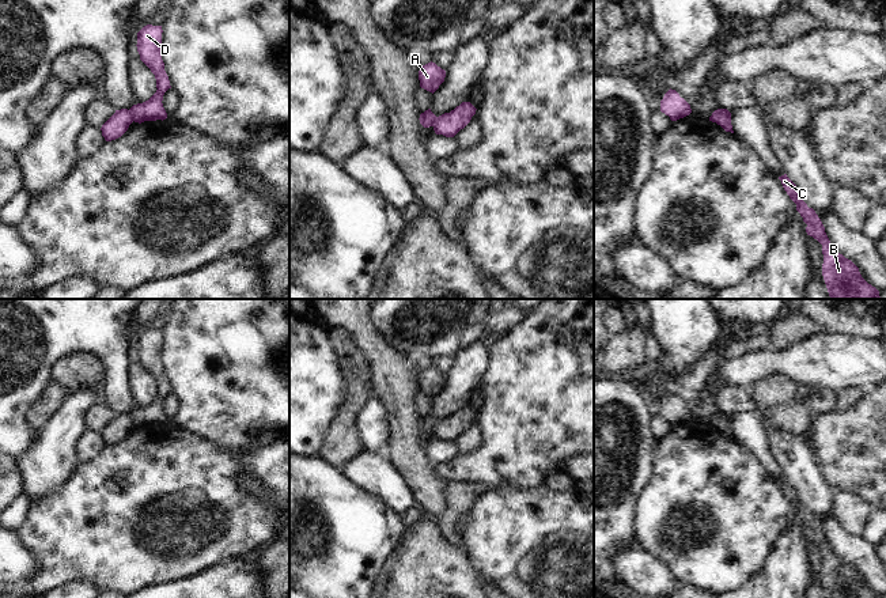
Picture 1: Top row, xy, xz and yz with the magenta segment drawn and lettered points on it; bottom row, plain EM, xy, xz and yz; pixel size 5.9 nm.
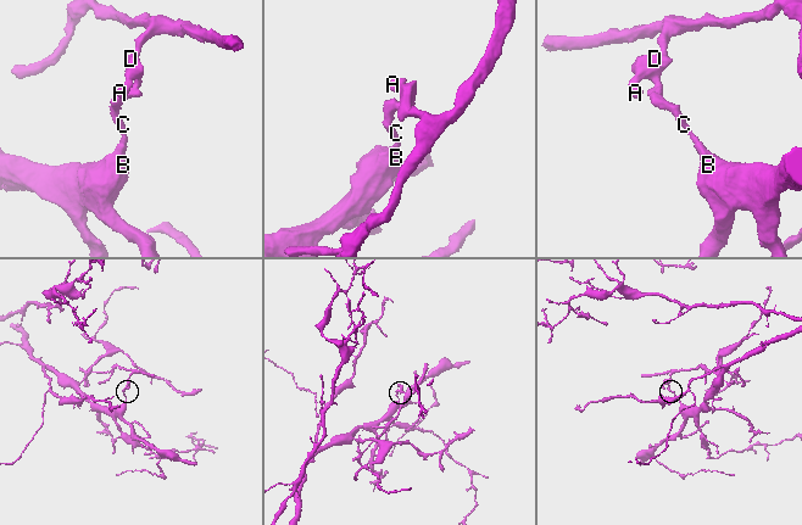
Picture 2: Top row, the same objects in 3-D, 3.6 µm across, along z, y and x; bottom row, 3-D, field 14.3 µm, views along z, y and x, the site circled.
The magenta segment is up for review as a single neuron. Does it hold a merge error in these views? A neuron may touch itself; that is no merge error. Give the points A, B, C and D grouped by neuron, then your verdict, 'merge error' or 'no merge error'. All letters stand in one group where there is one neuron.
A D / B C; merge error

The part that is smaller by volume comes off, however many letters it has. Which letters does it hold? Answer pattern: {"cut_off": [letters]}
{"cut_off": ["A", "D"]}

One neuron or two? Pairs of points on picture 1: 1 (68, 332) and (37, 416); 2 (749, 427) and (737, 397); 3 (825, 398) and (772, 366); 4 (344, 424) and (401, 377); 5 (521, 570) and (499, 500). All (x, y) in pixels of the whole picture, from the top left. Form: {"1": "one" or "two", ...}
{"1": "two", "2": "two", "3": "two", "4": "two", "5": "one"}

